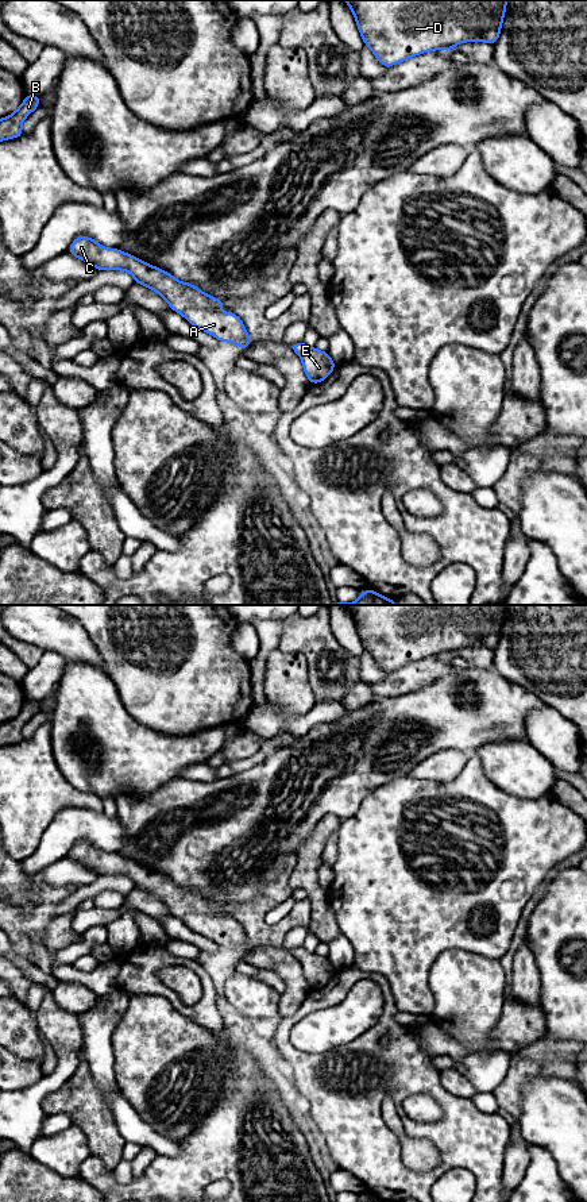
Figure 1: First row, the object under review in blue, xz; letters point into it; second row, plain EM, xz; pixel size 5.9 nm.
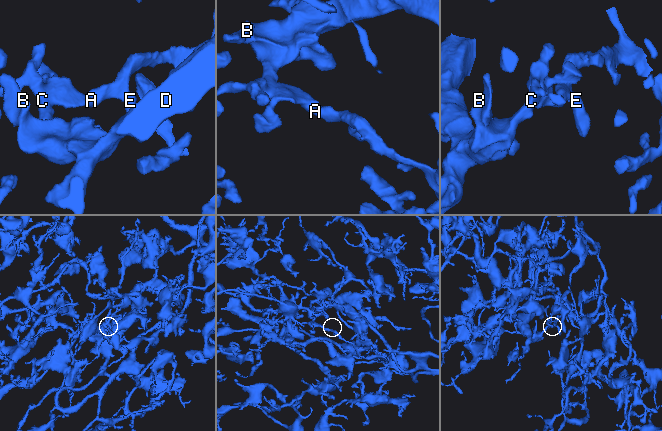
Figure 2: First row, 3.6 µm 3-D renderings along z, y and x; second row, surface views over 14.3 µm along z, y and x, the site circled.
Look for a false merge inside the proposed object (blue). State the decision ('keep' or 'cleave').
keep

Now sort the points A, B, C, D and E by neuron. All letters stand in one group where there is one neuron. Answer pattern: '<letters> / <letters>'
A B C D E

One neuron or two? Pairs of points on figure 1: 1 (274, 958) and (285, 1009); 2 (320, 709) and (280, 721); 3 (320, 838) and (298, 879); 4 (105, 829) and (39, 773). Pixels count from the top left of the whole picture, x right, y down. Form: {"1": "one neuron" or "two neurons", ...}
{"1": "one neuron", "2": "one neuron", "3": "one neuron", "4": "two neurons"}

